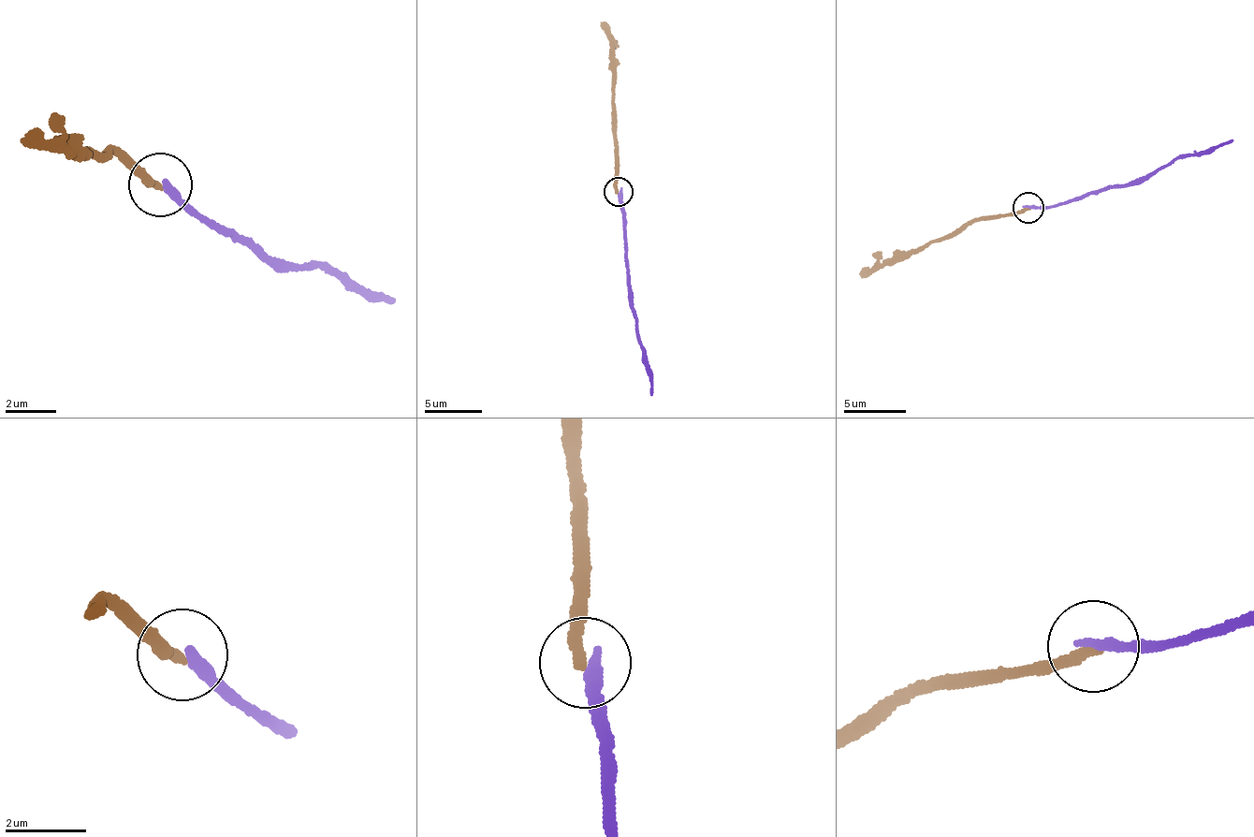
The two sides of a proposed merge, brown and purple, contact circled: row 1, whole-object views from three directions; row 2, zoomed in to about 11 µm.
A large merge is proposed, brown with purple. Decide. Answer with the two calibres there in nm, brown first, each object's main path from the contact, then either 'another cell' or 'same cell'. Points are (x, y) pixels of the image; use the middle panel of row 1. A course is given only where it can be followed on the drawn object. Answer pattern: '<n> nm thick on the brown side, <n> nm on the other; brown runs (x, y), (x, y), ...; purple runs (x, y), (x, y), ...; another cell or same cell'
260 nm thick on the brown side, 300 nm on the other; brown runs (618, 191), (613, 45), (601, 21); purple runs (620, 191), (625, 286), (648, 372), (650, 395); another cell

